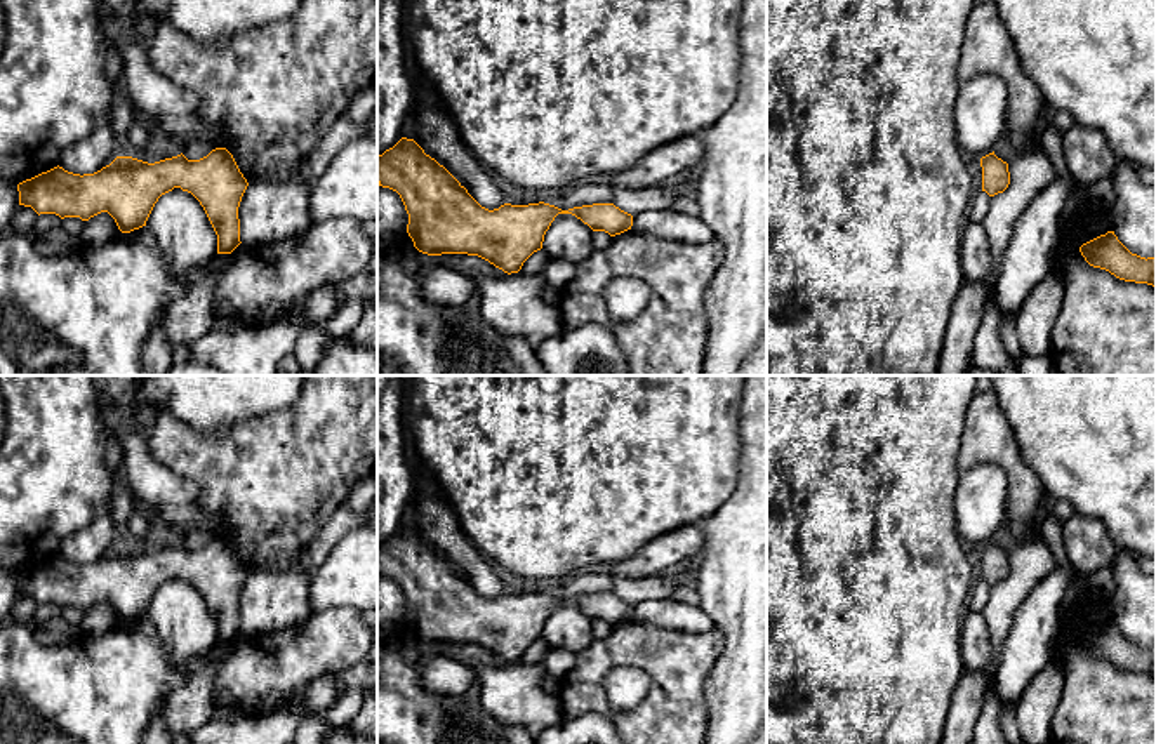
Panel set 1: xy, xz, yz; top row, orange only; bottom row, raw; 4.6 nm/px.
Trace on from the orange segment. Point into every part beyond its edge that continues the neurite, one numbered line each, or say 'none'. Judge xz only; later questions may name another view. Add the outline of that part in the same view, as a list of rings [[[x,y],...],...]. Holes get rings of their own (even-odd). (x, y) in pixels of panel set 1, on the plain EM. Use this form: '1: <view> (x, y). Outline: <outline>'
none

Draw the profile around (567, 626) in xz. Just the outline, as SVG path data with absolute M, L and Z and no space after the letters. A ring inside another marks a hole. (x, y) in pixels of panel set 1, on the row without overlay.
M558 603L544 624L542 640L577 655L595 641L593 619L572 603Z

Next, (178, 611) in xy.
M181 577L158 588L146 615L165 641L169 659L183 673L217 647L217 624L203 596Z

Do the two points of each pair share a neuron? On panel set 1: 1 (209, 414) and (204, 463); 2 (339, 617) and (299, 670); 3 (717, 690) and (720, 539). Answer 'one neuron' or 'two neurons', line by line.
1: two neurons
2: one neuron
3: one neuron

